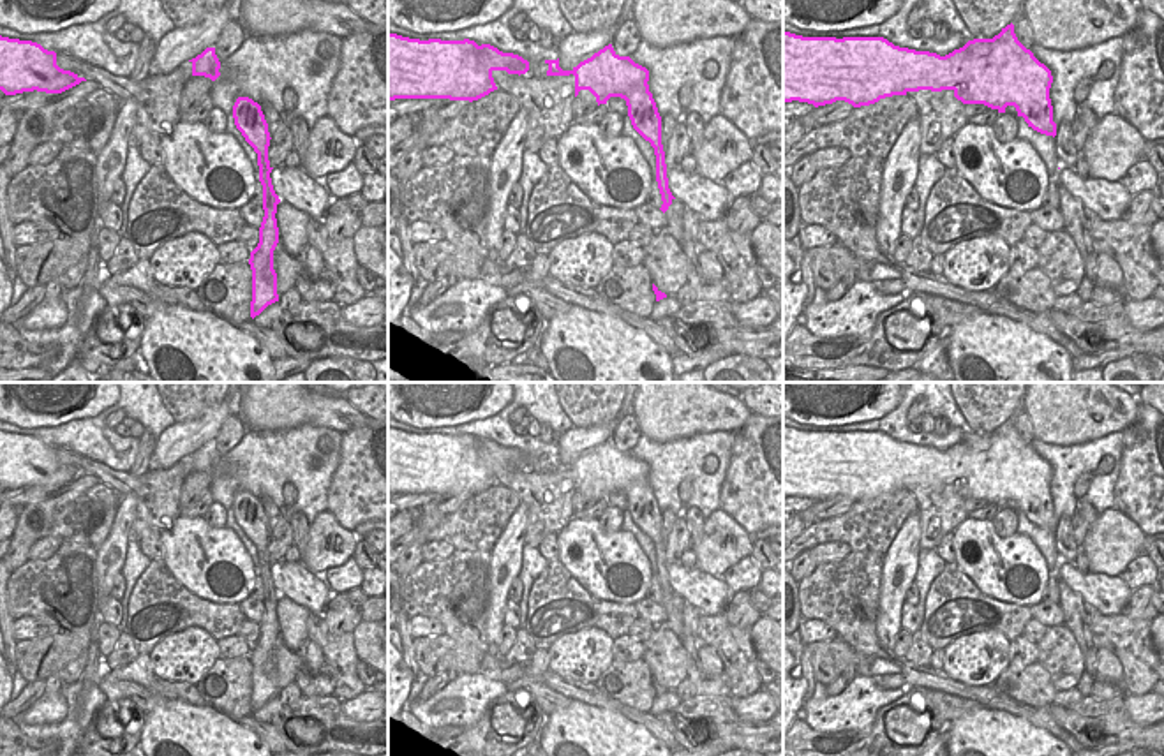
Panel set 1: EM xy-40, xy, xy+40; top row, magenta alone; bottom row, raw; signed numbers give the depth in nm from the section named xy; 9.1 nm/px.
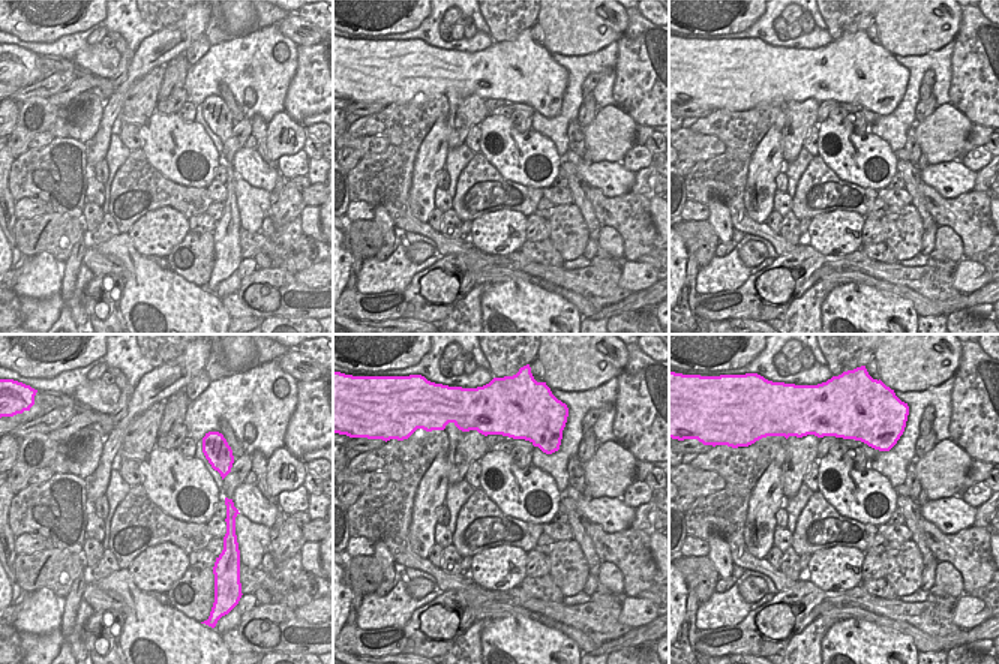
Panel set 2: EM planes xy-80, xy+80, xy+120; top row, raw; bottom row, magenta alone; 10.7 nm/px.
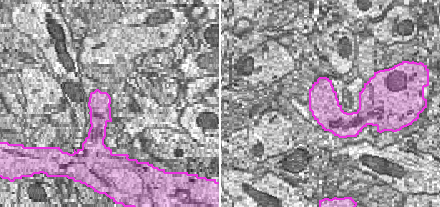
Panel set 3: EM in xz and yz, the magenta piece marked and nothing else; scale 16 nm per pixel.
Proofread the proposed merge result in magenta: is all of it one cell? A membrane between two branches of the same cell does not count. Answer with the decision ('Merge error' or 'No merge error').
No merge error.

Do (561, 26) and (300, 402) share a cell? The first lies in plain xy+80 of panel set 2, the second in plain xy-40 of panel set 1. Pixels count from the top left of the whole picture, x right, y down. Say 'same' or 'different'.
same

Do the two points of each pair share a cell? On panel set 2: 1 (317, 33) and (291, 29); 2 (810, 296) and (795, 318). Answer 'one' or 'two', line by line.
1: one
2: one

